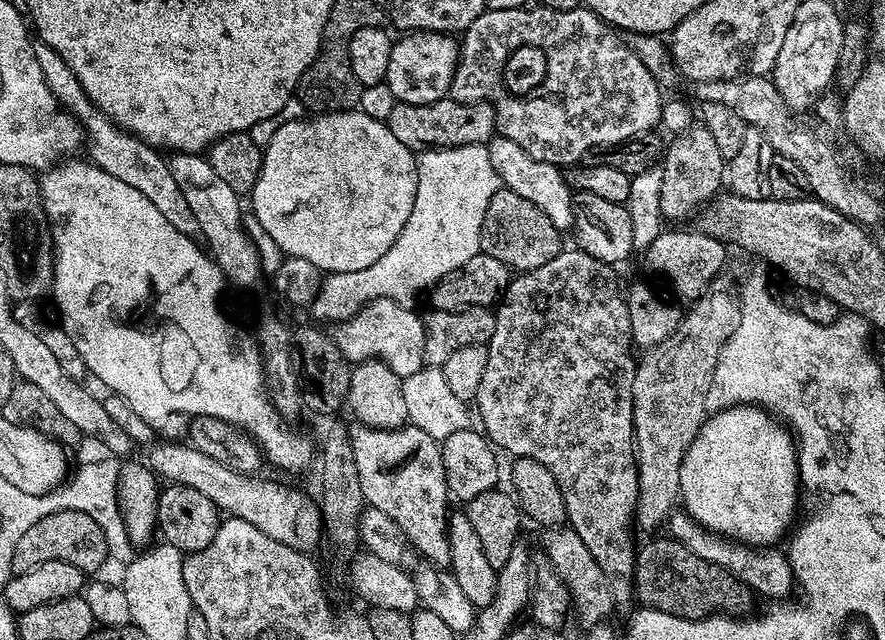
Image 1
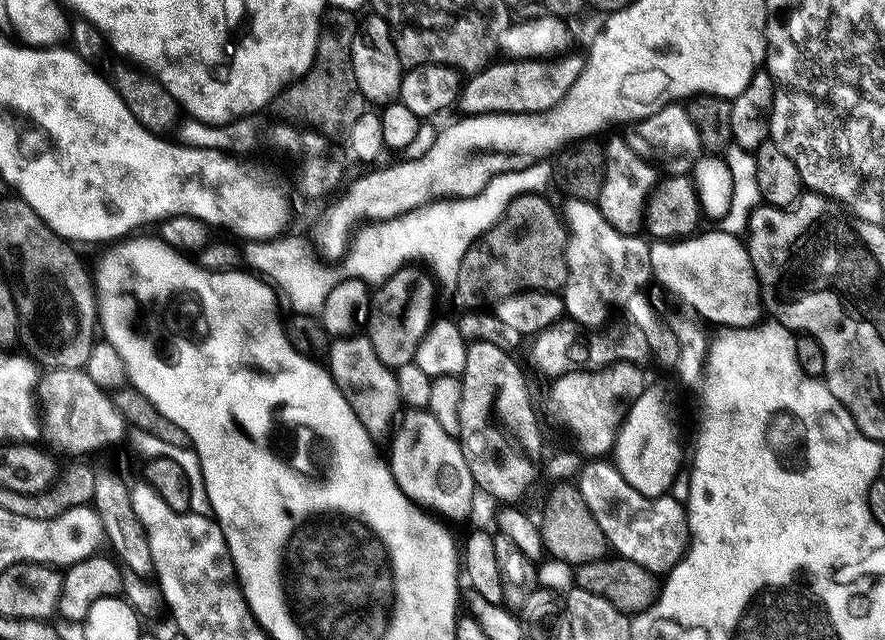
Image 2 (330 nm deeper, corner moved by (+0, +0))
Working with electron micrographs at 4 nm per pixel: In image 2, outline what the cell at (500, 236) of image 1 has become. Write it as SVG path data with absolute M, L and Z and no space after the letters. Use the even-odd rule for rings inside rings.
M525 194L508 203L494 227L466 250L452 292L457 313L488 310L519 292L559 293L568 282L568 225L544 194Z

